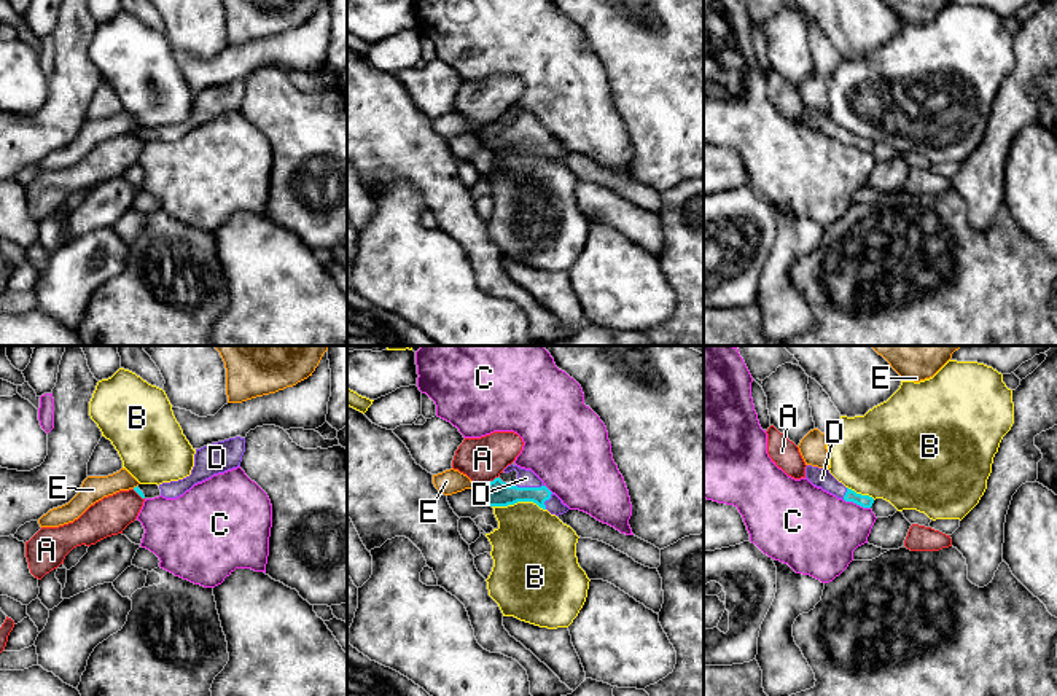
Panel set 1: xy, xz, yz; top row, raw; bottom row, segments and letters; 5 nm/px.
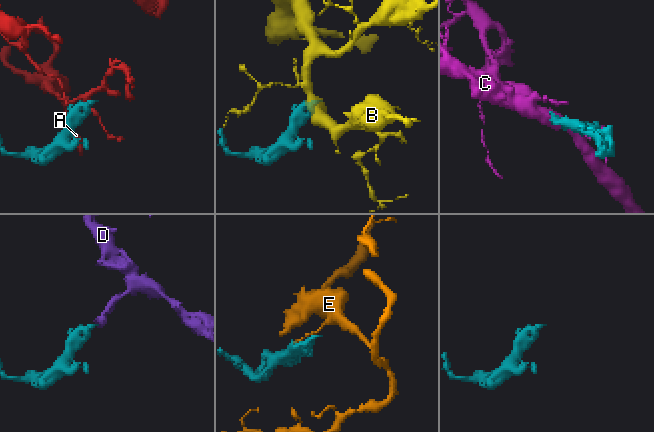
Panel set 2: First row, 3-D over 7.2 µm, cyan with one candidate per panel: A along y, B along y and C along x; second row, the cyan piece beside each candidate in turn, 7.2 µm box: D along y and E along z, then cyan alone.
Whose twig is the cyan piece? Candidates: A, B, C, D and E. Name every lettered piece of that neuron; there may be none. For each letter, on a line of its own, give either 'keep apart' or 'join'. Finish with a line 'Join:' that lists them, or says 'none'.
A: keep apart
B: keep apart
C: keep apart
D: join
E: keep apart
Join: D

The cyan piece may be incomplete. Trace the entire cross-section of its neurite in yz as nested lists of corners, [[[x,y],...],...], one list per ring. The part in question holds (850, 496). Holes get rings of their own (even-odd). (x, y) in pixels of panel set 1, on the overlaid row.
[[[807,465],[805,467],[805,478],[817,487],[821,487],[823,491],[836,495],[837,499],[842,499],[845,502],[853,502],[863,508],[871,508],[874,503],[874,499],[869,495],[856,494],[855,491],[845,487],[842,483],[839,483],[828,468],[818,468]]]

